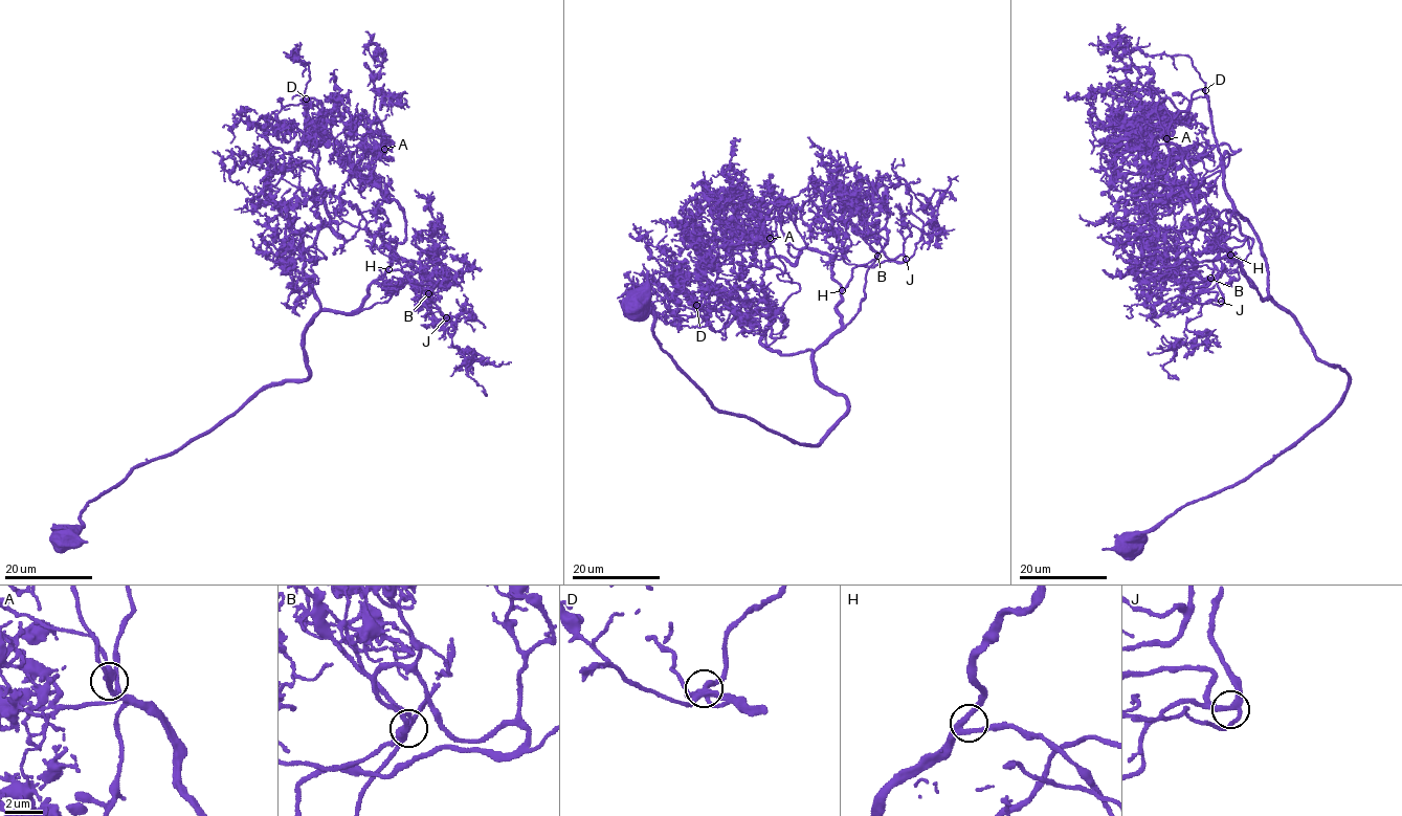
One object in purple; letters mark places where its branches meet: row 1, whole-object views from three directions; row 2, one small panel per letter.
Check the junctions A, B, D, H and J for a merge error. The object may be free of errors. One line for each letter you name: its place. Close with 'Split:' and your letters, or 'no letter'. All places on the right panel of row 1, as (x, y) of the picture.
Split: no letter

